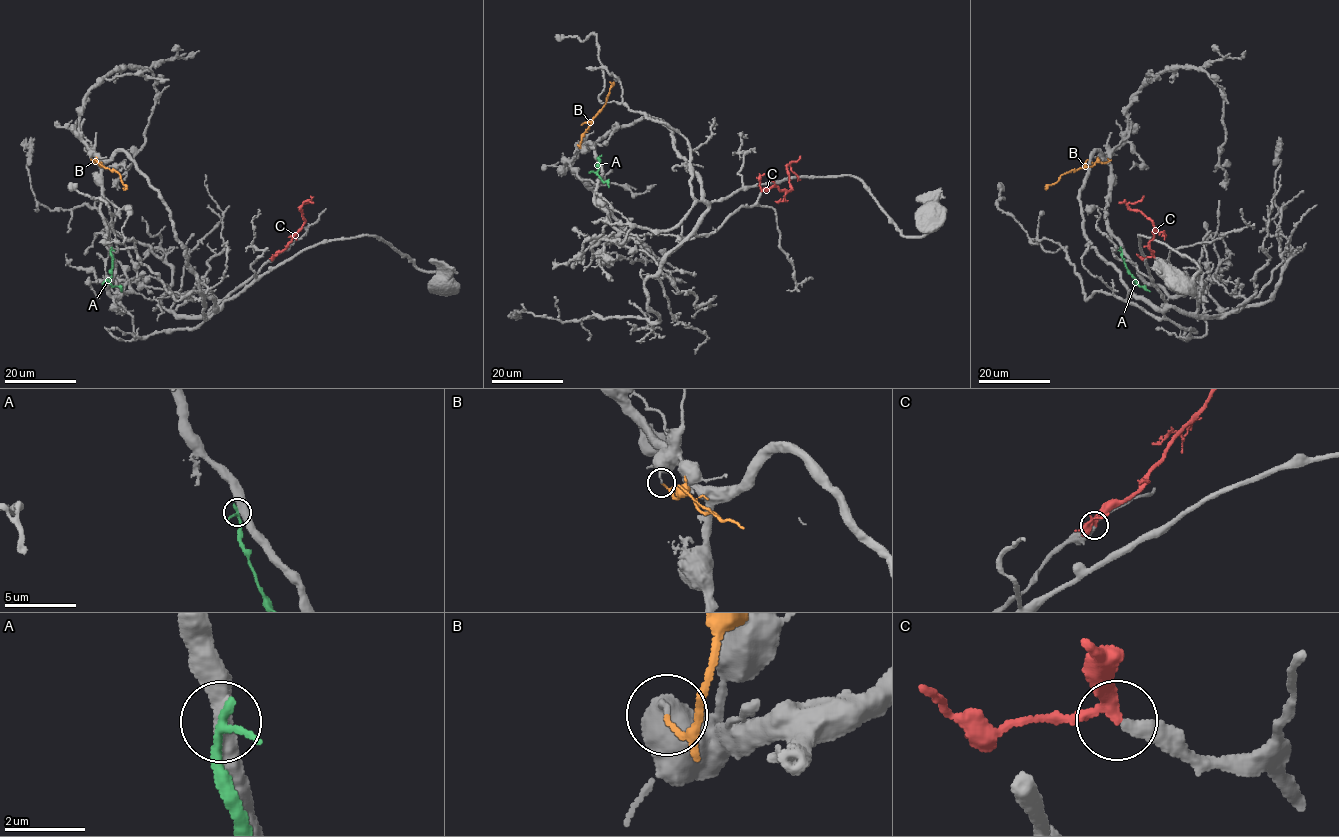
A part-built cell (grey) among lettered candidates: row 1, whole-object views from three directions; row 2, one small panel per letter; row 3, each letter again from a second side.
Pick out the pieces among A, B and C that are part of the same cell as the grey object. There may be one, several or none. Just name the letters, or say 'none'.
C

